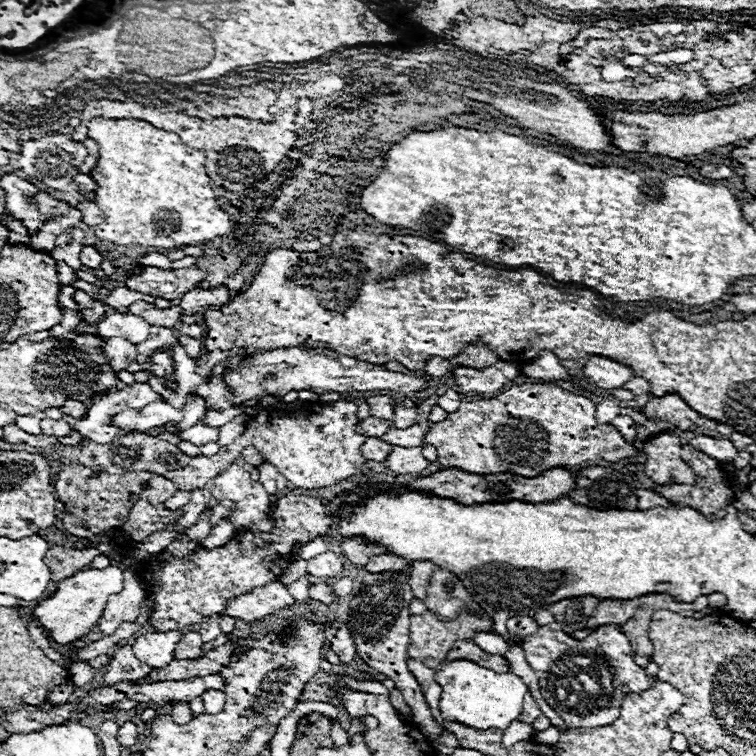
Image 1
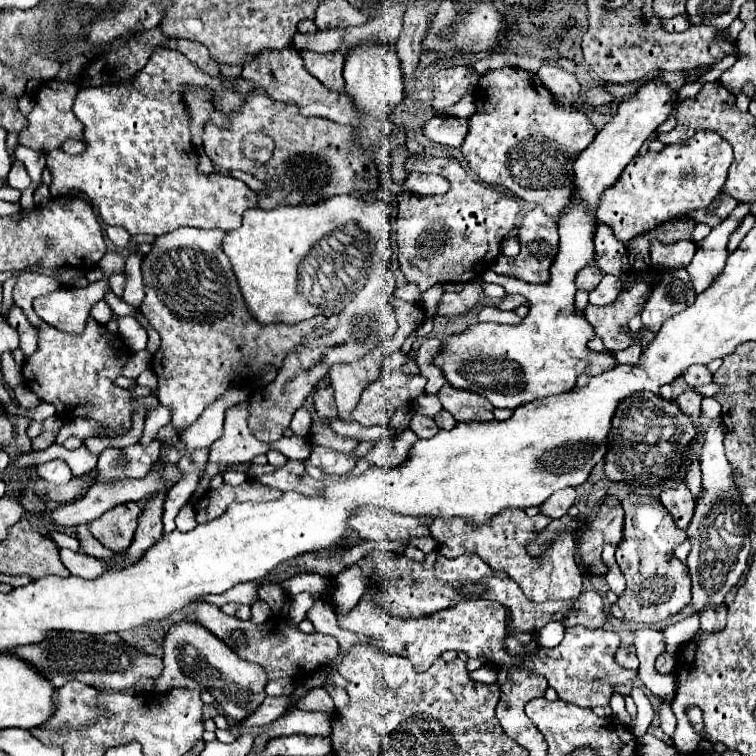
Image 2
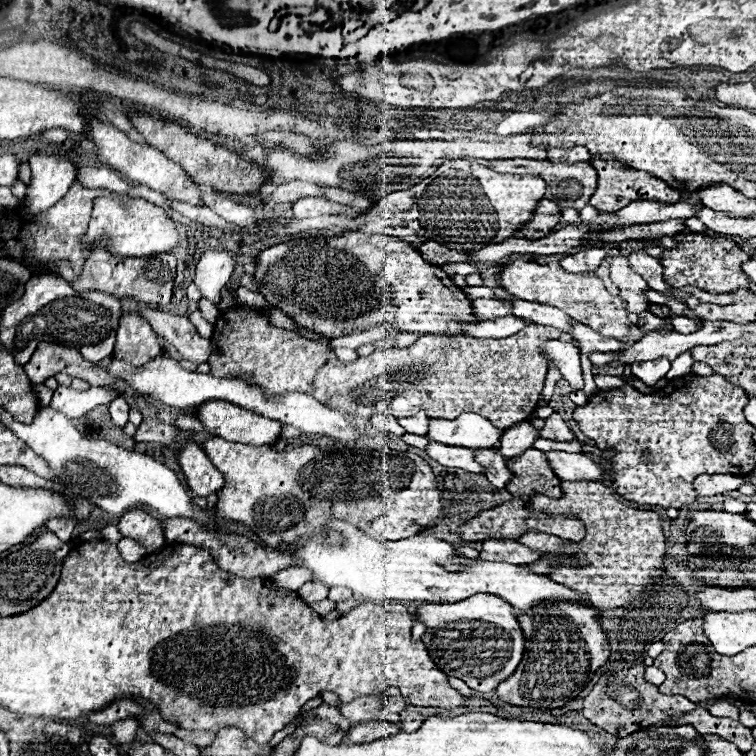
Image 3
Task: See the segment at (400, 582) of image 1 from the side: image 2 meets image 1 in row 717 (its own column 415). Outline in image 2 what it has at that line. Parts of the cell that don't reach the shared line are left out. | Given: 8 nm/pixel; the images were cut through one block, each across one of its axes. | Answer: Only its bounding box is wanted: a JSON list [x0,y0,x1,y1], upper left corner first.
[410,414,438,438]

